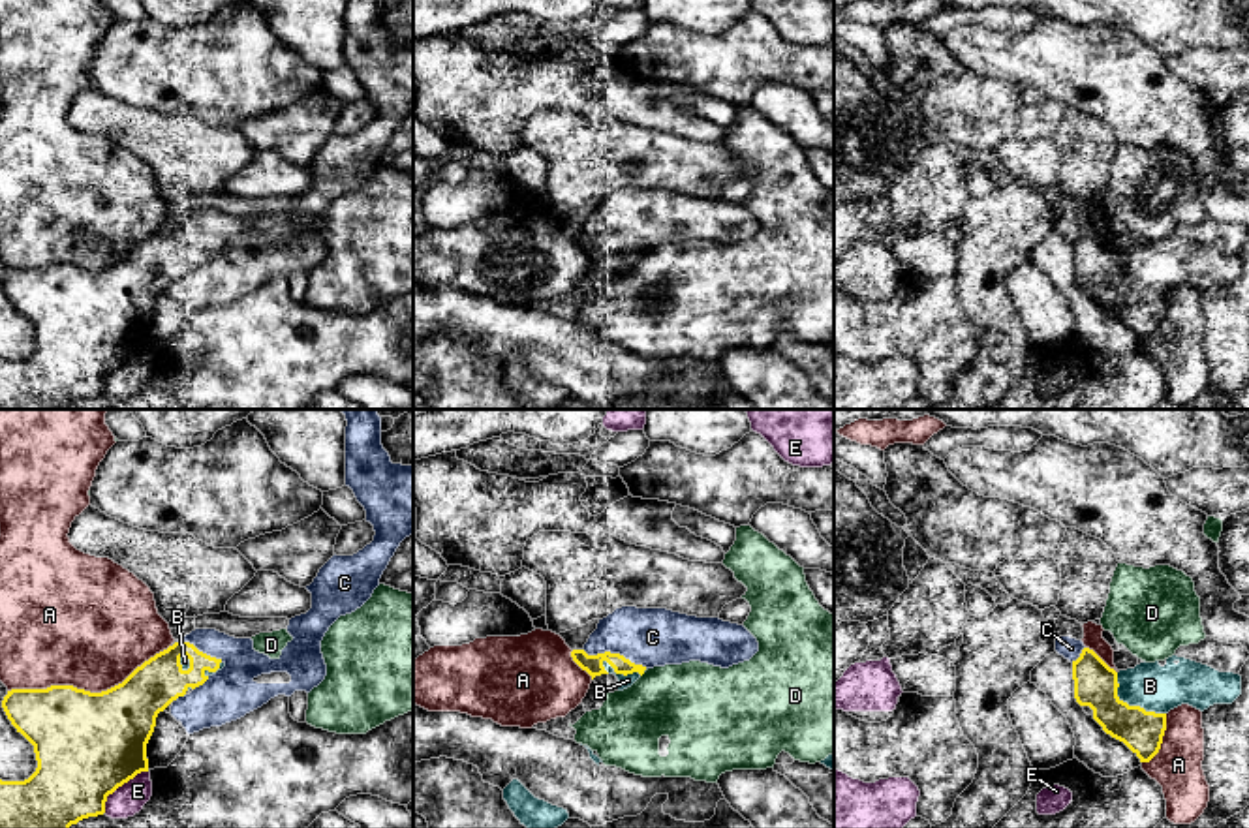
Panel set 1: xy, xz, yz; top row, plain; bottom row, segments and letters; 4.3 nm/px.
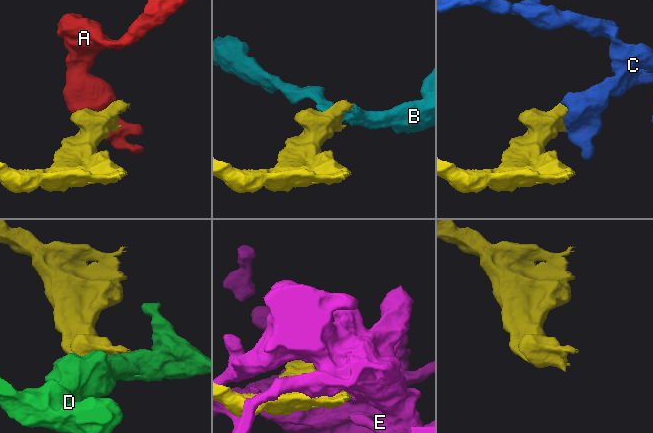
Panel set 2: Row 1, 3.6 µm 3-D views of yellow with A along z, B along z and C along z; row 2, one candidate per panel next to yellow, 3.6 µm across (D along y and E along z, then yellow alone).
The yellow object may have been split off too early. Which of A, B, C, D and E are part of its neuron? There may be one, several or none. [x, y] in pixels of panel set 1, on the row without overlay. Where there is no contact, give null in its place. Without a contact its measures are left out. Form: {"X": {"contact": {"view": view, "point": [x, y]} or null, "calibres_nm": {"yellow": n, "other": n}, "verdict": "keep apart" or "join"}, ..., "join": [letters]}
{"A": {"contact": {"view": "xy", "point": [89, 271]}, "calibres_nm": {"yellow": 440, "other": 480}, "verdict": "keep apart"}, "B": {"contact": {"view": "yz", "point": [1131, 286]}, "calibres_nm": {"yellow": 190, "other": 200}, "verdict": "join"}, "C": {"contact": {"view": "xz", "point": [615, 233]}, "calibres_nm": {"yellow": 80, "other": 260}, "verdict": "keep apart"}, "D": {"contact": null, "verdict": "keep apart"}, "E": {"contact": {"view": "xy", "point": [119, 365]}, "calibres_nm": {"yellow": 440, "other": 140}, "verdict": "keep apart"}, "join": ["B"]}

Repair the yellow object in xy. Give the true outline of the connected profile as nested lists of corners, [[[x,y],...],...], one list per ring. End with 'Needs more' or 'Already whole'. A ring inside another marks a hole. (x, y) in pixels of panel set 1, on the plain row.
[[[175,222],[101,272],[73,265],[8,270],[2,287],[17,312],[34,325],[38,347],[24,360],[0,359],[0,409],[69,409],[83,398],[103,394],[109,374],[148,351],[146,323],[158,293],[224,246],[222,238],[193,223]]]. Needs more

